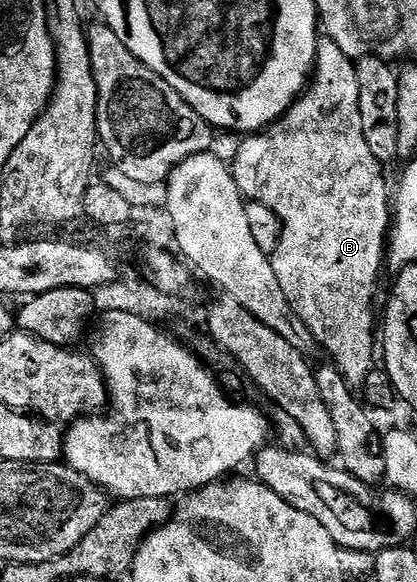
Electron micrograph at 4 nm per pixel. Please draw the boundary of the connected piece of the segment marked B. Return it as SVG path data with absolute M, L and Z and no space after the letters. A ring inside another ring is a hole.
M329 40L319 41L318 55L314 61L314 72L301 96L288 107L285 114L278 118L271 126L257 131L245 139L246 142L238 150L238 155L232 161L234 179L240 188L243 198L264 204L264 208L272 208L282 225L280 244L276 252L270 255L270 263L276 272L276 280L280 280L280 292L292 304L296 316L308 324L312 336L319 347L331 354L333 365L337 366L344 380L352 388L362 388L366 385L366 378L371 370L375 369L374 362L374 317L376 311L373 306L375 290L379 289L378 273L384 270L384 259L388 254L388 235L392 221L392 190L386 187L386 174L383 163L372 156L368 144L364 141L364 120L360 120L360 80L356 80L356 62L340 50L335 42Z

